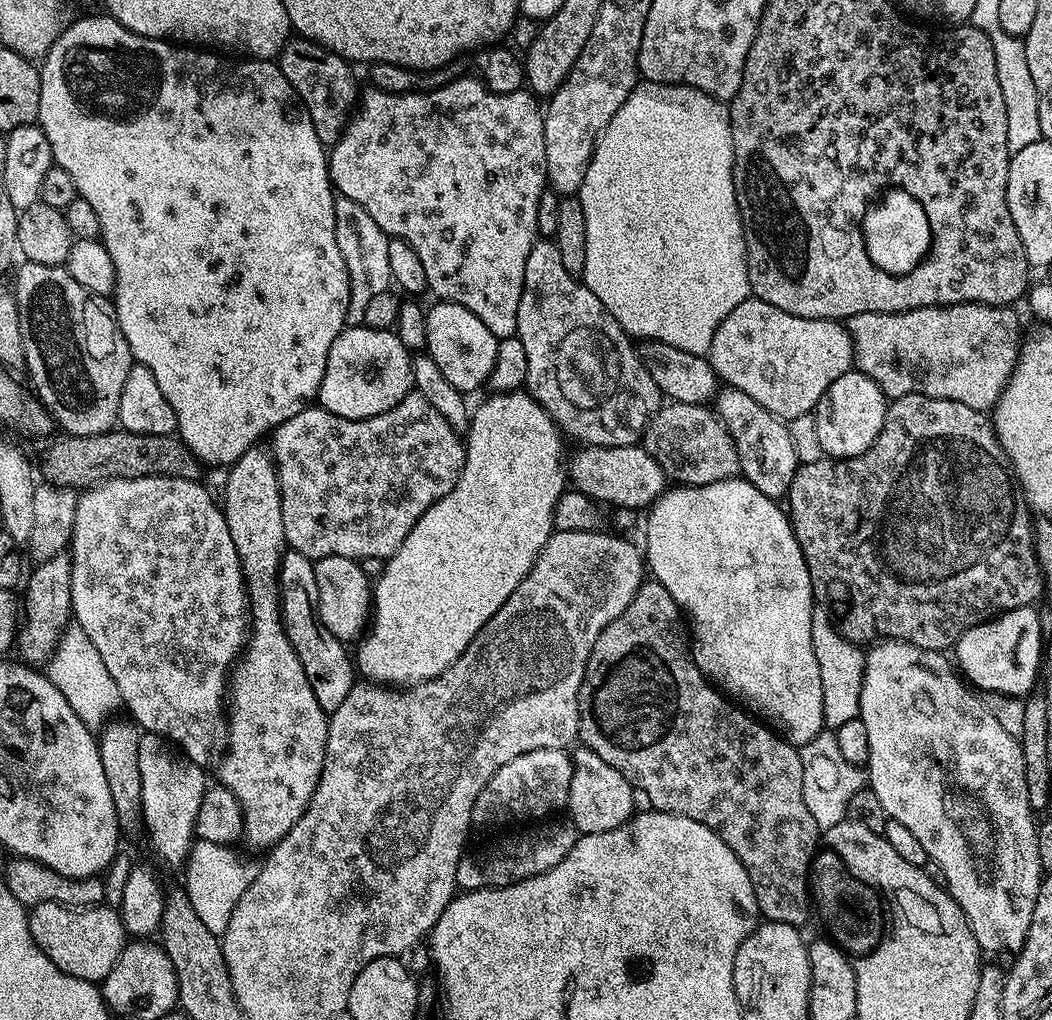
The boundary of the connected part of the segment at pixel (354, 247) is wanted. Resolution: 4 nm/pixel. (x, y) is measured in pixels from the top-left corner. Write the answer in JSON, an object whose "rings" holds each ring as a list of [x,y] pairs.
{"rings":[[[337,195],[334,208],[335,237],[338,250],[346,264],[350,282],[350,306],[347,307],[347,327],[359,327],[364,324],[367,306],[377,294],[389,291],[392,284],[390,262],[387,247],[391,240],[387,231],[370,217],[364,207],[345,196]]]}

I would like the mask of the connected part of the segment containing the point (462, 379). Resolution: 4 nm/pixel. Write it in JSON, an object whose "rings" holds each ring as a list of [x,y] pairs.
{"rings":[[[436,302],[433,308],[427,309],[426,354],[434,358],[438,370],[458,391],[471,394],[475,388],[480,388],[489,383],[491,372],[494,370],[496,356],[499,353],[499,343],[495,334],[486,330],[482,318],[470,314],[466,306]]]}

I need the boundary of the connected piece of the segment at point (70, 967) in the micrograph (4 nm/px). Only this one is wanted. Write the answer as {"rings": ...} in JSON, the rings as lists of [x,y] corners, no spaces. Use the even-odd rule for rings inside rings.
{"rings":[[[58,902],[31,905],[28,925],[34,942],[66,974],[74,978],[103,982],[118,962],[126,943],[124,917],[115,908],[67,908]]]}

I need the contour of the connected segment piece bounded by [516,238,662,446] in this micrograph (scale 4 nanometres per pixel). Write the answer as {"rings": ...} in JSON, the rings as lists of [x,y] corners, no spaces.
{"rings":[[[548,238],[537,239],[530,250],[530,258],[526,258],[526,274],[524,275],[524,285],[522,286],[522,298],[518,302],[518,326],[516,327],[516,336],[520,338],[522,345],[526,348],[527,365],[529,366],[528,378],[526,381],[526,390],[534,397],[539,404],[550,414],[550,418],[558,425],[561,433],[573,436],[580,440],[581,445],[587,446],[597,444],[598,446],[630,446],[639,445],[643,434],[648,429],[648,424],[652,420],[653,414],[662,407],[662,397],[654,378],[650,378],[650,370],[646,370],[641,353],[632,349],[634,345],[633,337],[618,326],[614,314],[594,298],[594,294],[577,277],[572,276],[562,266],[562,254],[558,254],[558,246]]]}

